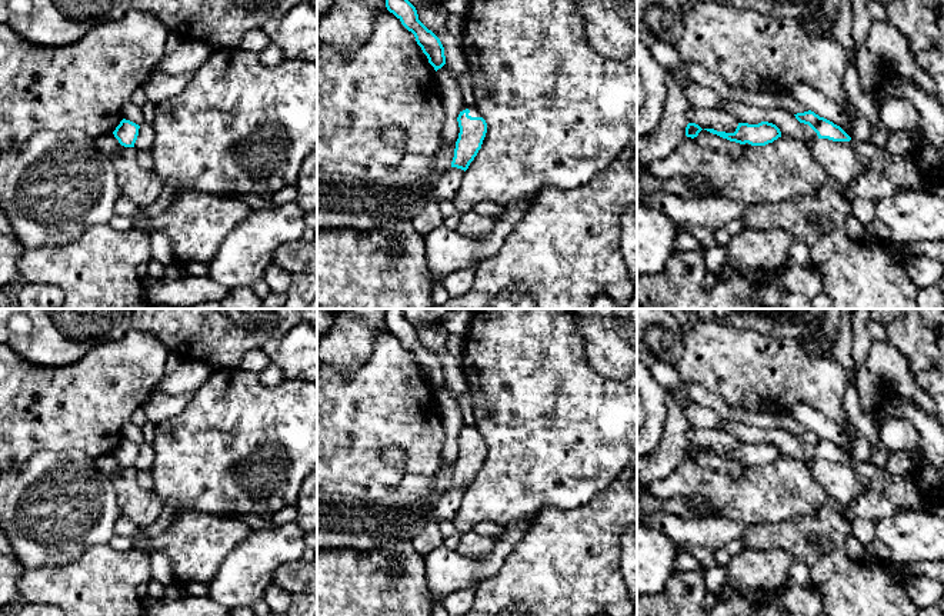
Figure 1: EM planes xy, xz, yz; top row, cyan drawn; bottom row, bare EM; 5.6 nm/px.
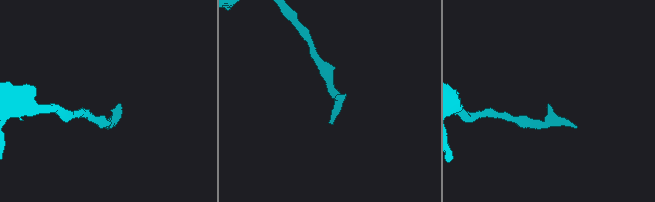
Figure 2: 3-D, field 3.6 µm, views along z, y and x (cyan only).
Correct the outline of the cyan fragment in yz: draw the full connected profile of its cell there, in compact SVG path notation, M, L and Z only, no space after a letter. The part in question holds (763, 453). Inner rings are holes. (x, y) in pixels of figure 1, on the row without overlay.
M761 442L758 444L738 443L734 453L717 452L714 449L704 449L713 454L717 454L730 462L751 466L765 466L781 457L780 449L768 442Z

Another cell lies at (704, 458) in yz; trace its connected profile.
M704 449L698 453L697 457L694 457L694 460L698 465L708 467L711 470L724 472L735 480L740 480L744 473L743 465L723 459L723 457L713 454Z

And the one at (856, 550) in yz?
M848 532L848 536L844 540L844 550L854 562L867 559L864 545L851 532Z

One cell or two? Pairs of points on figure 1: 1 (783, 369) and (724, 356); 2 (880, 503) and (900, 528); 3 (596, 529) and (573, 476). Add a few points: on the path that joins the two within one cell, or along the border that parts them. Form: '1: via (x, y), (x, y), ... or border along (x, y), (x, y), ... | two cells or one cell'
1: via (769, 366), (739, 365) | one cell
2: border along (923, 510), (896, 510), (876, 523) | two cells
3: border along (611, 483), (577, 508), (551, 508) | two cells

